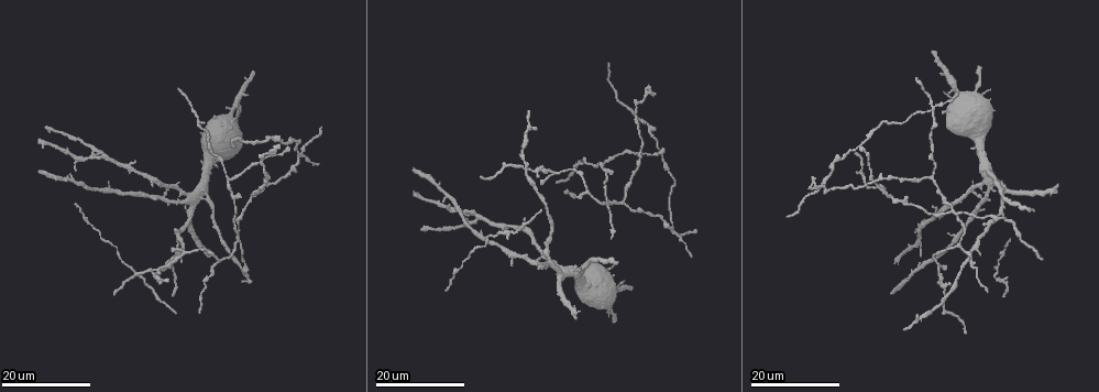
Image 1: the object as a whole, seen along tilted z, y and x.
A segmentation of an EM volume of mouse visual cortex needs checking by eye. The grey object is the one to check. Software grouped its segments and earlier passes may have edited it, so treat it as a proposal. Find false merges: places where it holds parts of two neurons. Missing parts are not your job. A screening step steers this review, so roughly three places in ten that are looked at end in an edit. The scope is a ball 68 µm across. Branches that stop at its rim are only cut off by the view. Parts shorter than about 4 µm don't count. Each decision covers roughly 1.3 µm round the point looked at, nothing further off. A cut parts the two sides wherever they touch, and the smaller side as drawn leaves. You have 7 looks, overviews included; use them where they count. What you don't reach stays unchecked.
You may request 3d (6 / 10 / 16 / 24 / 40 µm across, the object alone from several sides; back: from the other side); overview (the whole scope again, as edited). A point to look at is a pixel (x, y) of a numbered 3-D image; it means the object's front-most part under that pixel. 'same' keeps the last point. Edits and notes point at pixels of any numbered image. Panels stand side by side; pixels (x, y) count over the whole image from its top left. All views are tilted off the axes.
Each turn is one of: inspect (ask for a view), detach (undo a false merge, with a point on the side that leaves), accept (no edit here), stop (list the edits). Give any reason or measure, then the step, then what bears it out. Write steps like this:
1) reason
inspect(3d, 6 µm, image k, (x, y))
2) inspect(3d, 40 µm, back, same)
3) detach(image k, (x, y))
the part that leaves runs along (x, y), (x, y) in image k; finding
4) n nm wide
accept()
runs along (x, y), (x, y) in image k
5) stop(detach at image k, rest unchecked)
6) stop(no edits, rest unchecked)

four arms meet
inspect(3d, 16 µm, image 1, (523, 169))

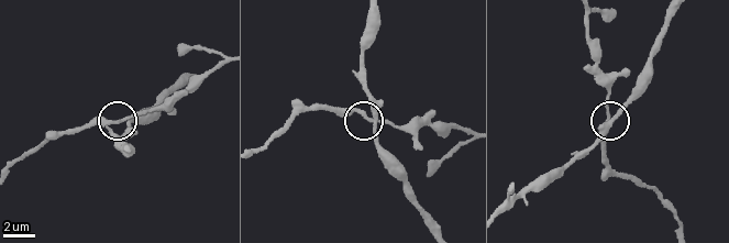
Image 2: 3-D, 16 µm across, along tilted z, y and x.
zoom in
inspect(3d, 6 µm, image 2, (609, 117))

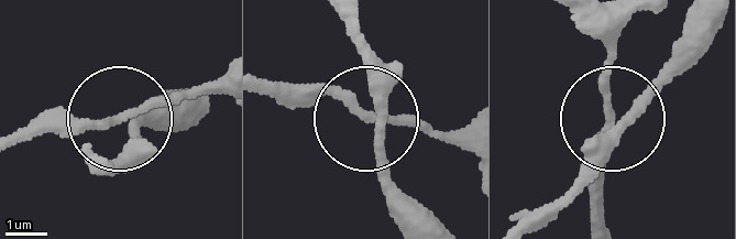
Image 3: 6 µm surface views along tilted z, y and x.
inspect(3d, 6 µm, back, image 3, (614, 117))

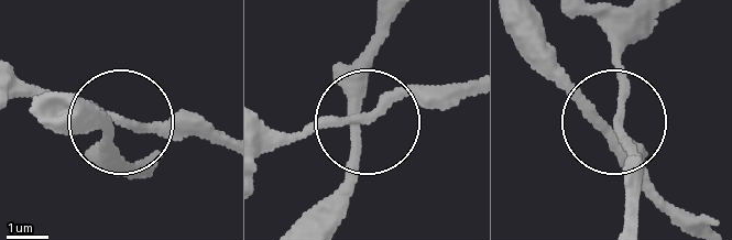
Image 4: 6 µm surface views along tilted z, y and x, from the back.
260 nm wide
accept()
runs along (305, 224), (364, 119), (351, 102), (352, 76), (375, 18) in image 4; all the same neuron

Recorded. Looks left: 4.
side arm on a straight run
inspect(3d, 24 µm, image 1, (1001, 212))

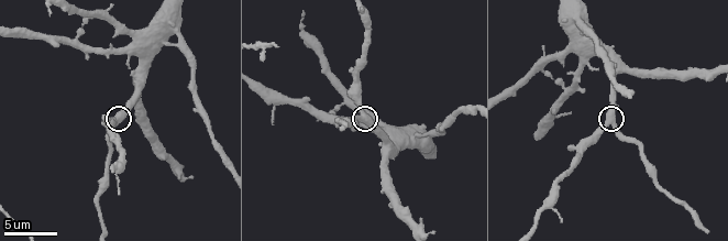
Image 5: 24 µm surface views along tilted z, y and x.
inspect(3d, 10 µm, image 5, (612, 123))

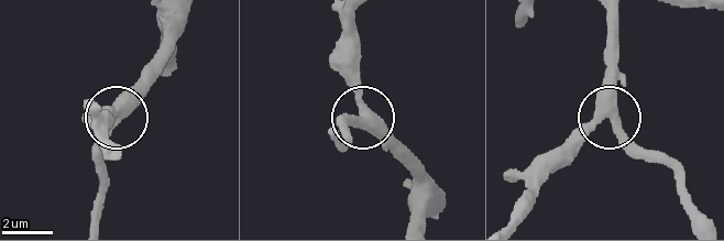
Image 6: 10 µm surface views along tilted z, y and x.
3 arms
accept()
runs along (606, 12), (607, 110), (651, 157) in image 6; continuous, no second neuron

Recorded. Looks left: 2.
four arms meet
inspect(3d, 24 µm, image 1, (931, 108))

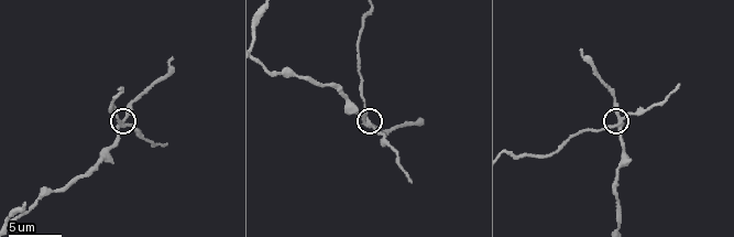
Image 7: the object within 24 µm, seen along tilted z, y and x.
inspect(3d, 10 µm, image 7, (122, 123))

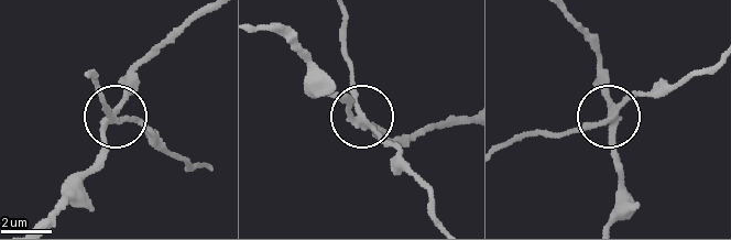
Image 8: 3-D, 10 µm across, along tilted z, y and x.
4 arms
detach(image 8, (138, 123))
the part that leaves runs along (113, 119), (97, 73), (91, 75) in image 8; a second neuron is stuck on

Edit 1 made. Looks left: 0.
stop(detach at image 8, rest unchecked)

